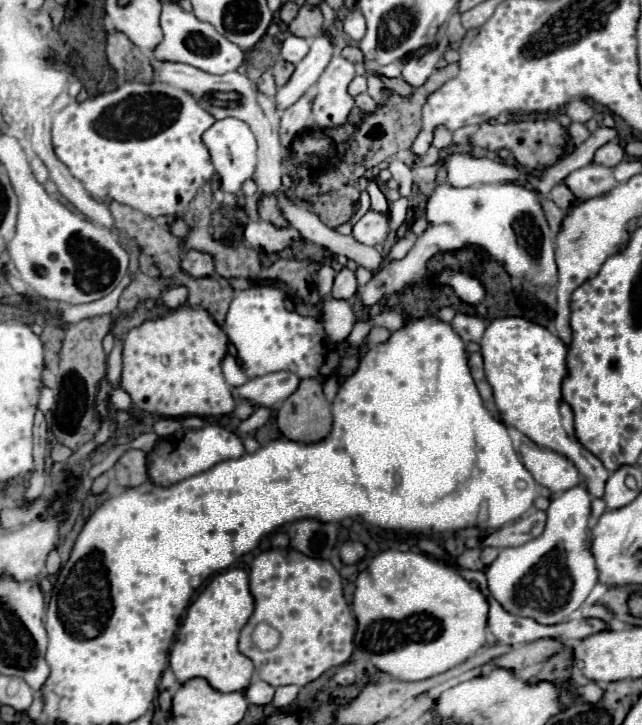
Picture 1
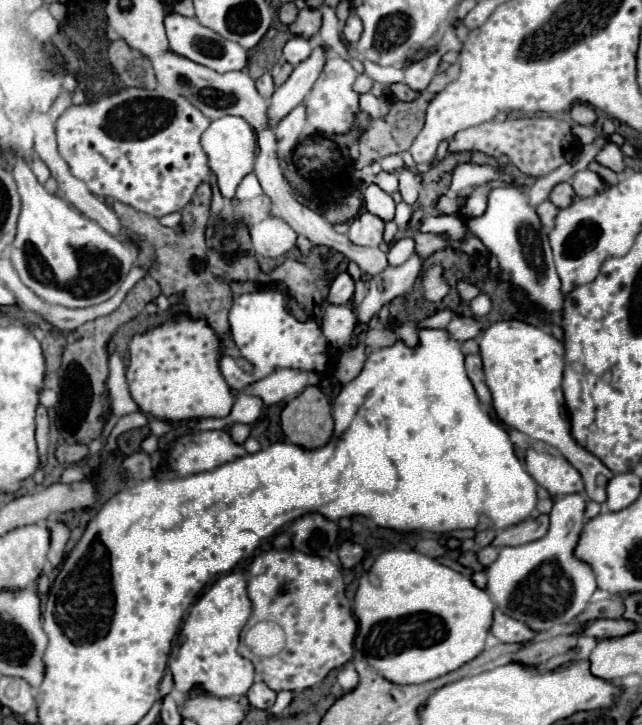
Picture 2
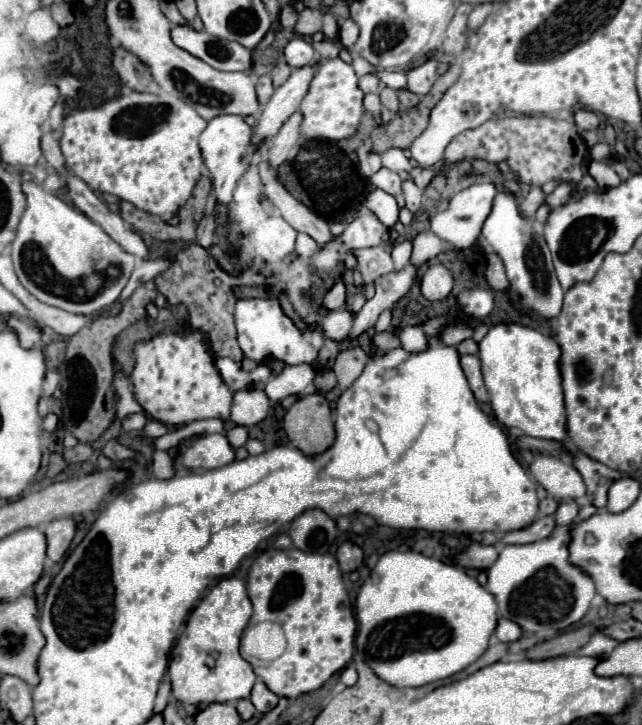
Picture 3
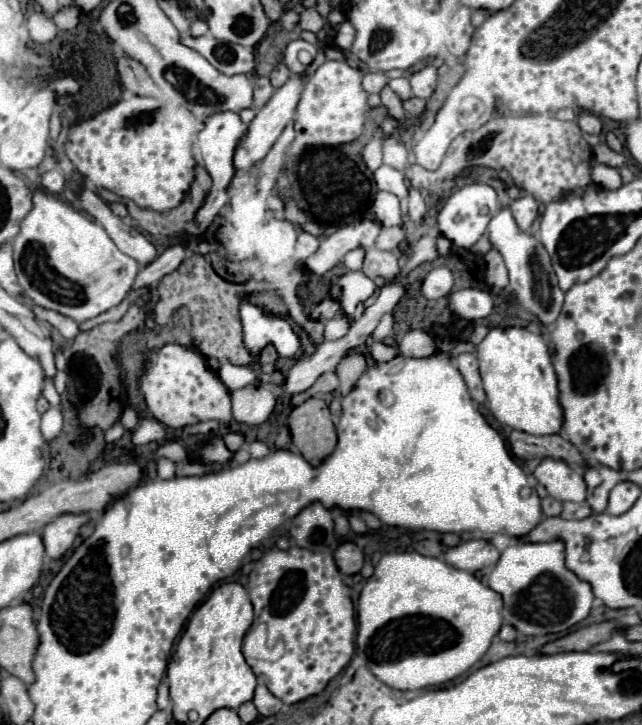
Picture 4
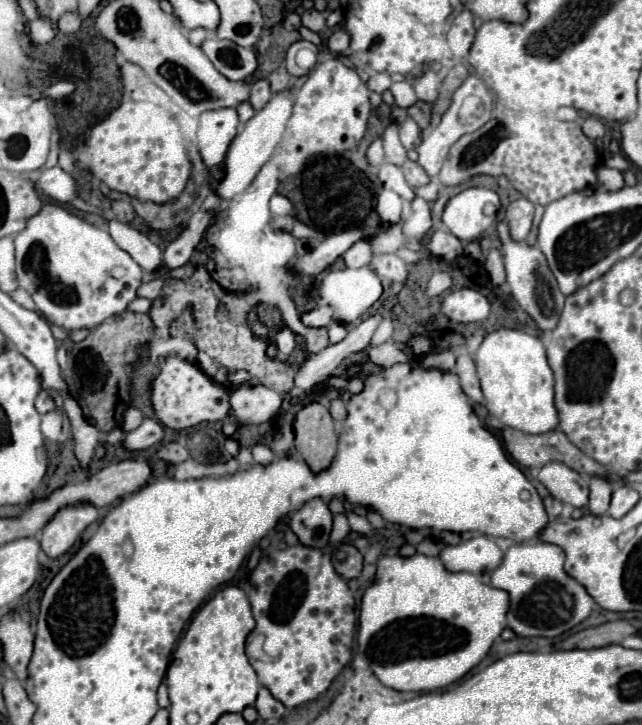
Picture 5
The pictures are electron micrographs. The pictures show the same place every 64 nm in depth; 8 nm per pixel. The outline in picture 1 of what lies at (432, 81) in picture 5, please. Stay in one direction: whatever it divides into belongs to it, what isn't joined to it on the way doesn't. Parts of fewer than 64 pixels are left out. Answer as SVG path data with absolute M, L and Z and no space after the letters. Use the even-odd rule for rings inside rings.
M438 48L428 50L424 56L420 58L410 58L404 68L402 68L402 78L412 86L412 88L420 88L428 76L436 70L438 60L442 58L442 52Z

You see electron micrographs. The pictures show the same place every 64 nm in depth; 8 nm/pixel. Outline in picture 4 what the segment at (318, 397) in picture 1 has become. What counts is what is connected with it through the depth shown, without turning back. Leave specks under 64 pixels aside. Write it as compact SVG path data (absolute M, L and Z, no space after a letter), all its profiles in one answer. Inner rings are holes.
M310 398L292 410L290 420L292 446L312 464L320 466L336 448L336 428L324 400Z

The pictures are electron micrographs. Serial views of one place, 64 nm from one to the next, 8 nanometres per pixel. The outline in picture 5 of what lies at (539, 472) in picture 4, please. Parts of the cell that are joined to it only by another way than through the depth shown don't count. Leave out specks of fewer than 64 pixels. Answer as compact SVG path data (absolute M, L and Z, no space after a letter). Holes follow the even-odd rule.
M546 464L540 470L538 480L560 502L572 504L576 508L584 508L588 504L590 480L566 464Z

